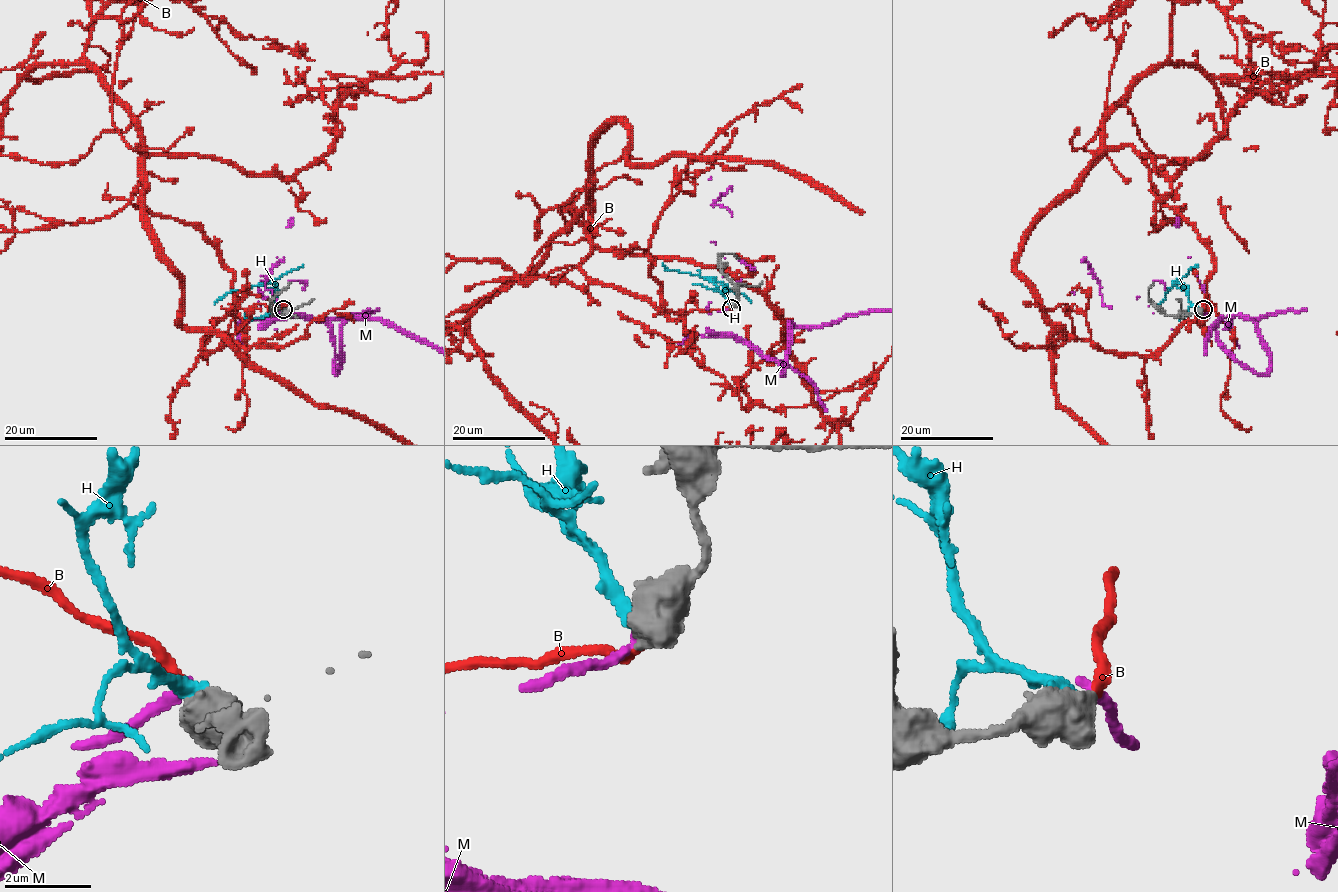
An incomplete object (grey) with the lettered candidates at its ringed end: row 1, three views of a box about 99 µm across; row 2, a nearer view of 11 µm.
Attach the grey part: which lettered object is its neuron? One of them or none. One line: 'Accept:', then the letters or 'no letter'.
Accept: B

